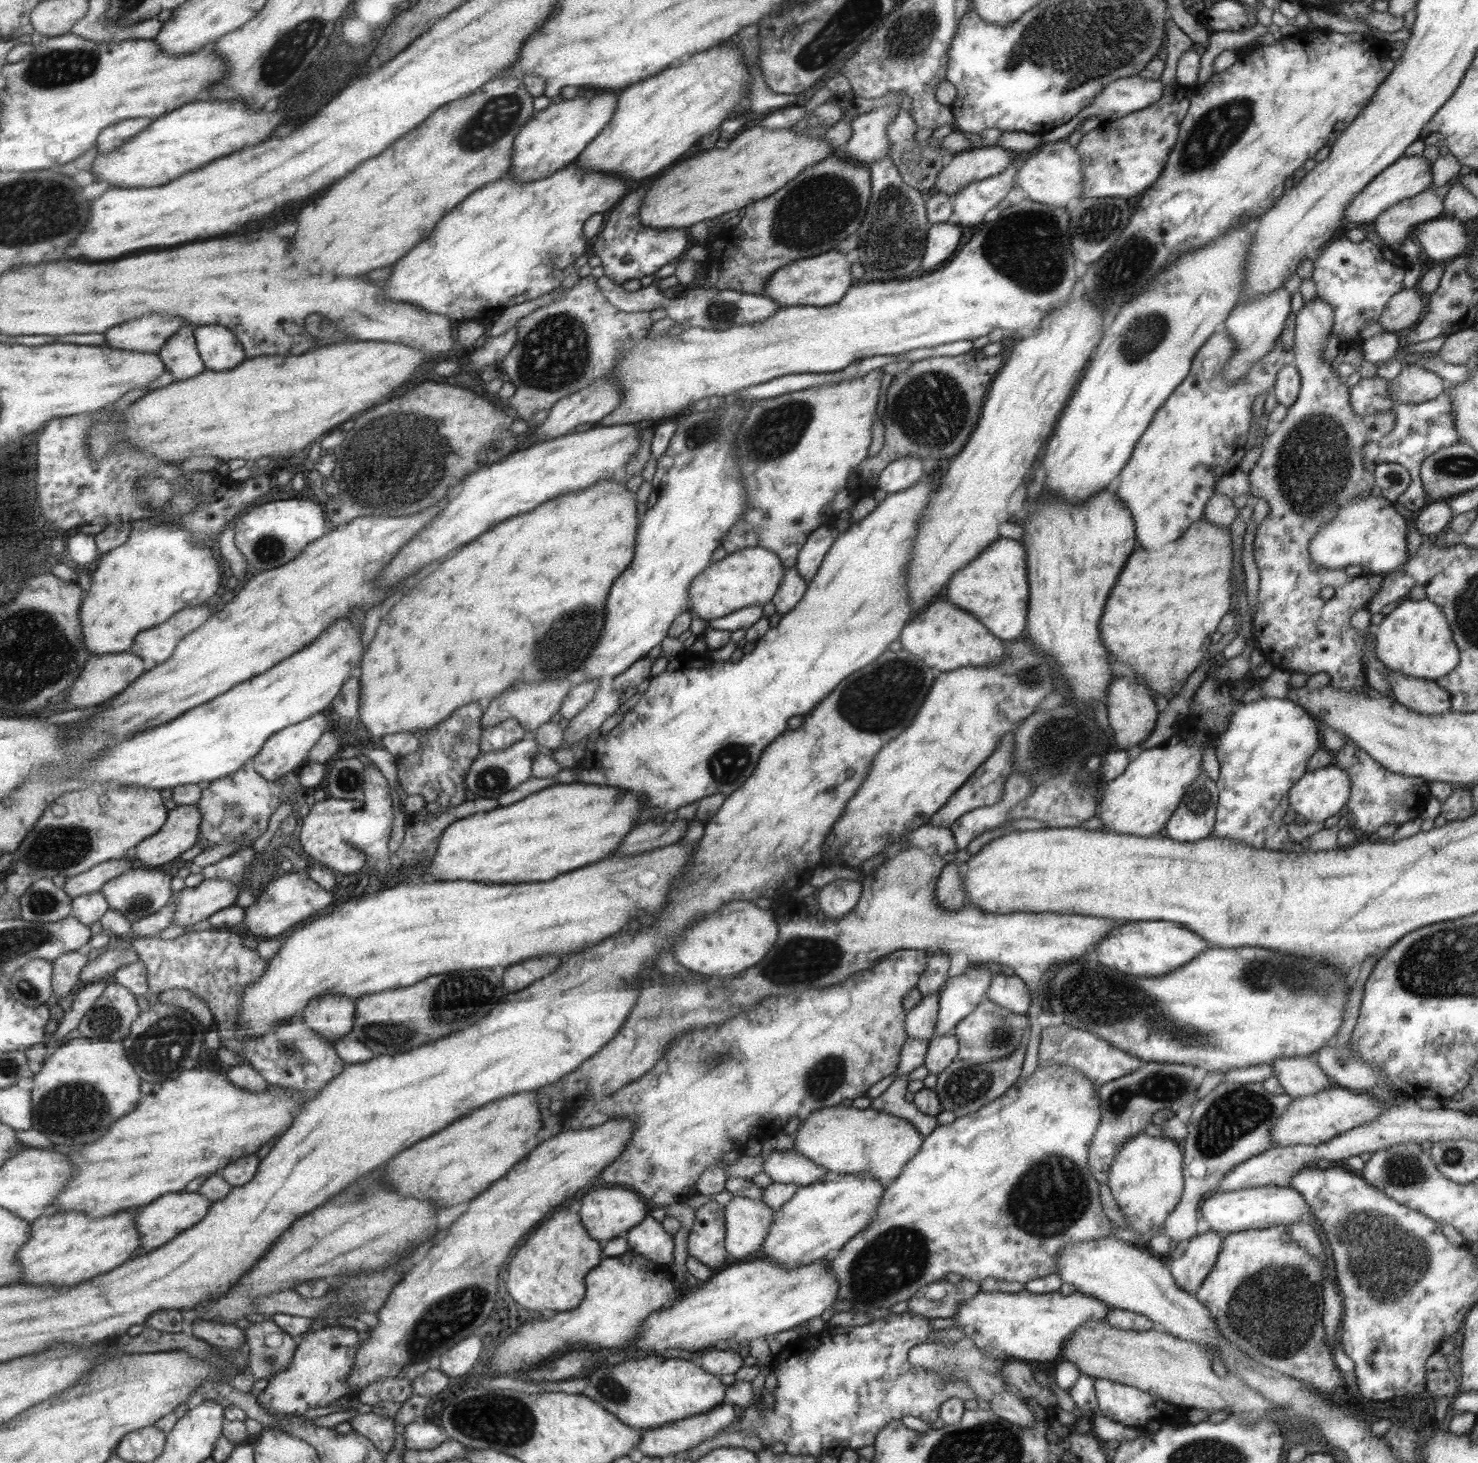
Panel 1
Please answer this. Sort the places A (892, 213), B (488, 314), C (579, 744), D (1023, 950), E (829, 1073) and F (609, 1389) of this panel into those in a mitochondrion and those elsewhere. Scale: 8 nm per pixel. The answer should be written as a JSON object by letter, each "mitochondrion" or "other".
{"A":"mitochondrion","B":"other","C":"other","D":"other","E":"mitochondrion","F":"mitochondrion"}

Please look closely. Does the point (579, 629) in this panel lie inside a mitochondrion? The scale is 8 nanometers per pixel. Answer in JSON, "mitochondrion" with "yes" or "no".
{"mitochondrion":"yes"}

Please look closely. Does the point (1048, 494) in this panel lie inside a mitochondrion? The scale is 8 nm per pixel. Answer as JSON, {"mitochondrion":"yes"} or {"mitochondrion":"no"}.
{"mitochondrion":"no"}

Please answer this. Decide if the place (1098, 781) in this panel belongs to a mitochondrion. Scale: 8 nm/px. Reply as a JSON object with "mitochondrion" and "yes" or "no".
{"mitochondrion":"no"}

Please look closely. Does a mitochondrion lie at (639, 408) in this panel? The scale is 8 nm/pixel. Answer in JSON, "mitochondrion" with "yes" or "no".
{"mitochondrion":"no"}

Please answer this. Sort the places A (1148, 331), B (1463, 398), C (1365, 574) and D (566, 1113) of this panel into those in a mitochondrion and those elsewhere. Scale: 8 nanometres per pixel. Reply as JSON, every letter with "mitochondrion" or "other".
{"A":"mitochondrion","B":"other","C":"other","D":"other"}

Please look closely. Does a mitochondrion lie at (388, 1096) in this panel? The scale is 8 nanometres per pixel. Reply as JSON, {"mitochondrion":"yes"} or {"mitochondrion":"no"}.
{"mitochondrion":"no"}

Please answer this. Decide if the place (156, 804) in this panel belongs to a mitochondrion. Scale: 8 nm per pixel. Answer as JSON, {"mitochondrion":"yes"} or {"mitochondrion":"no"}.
{"mitochondrion":"no"}

